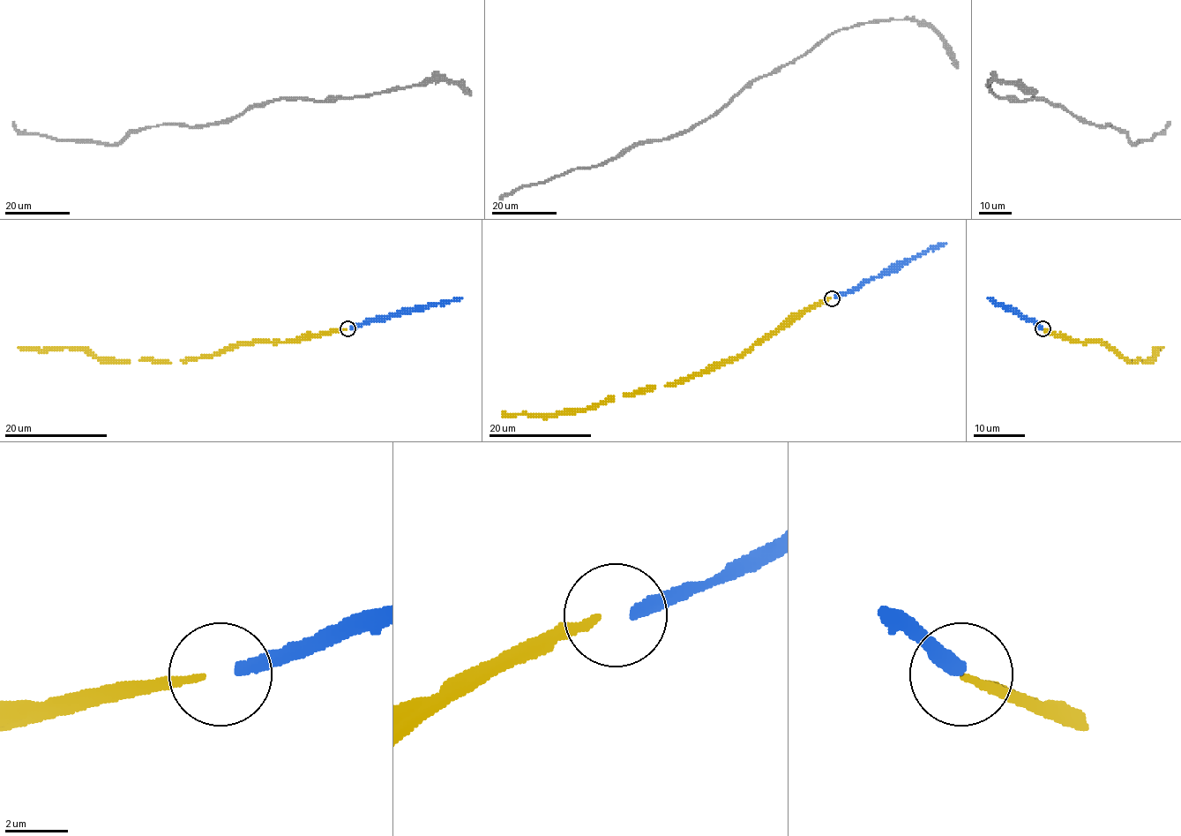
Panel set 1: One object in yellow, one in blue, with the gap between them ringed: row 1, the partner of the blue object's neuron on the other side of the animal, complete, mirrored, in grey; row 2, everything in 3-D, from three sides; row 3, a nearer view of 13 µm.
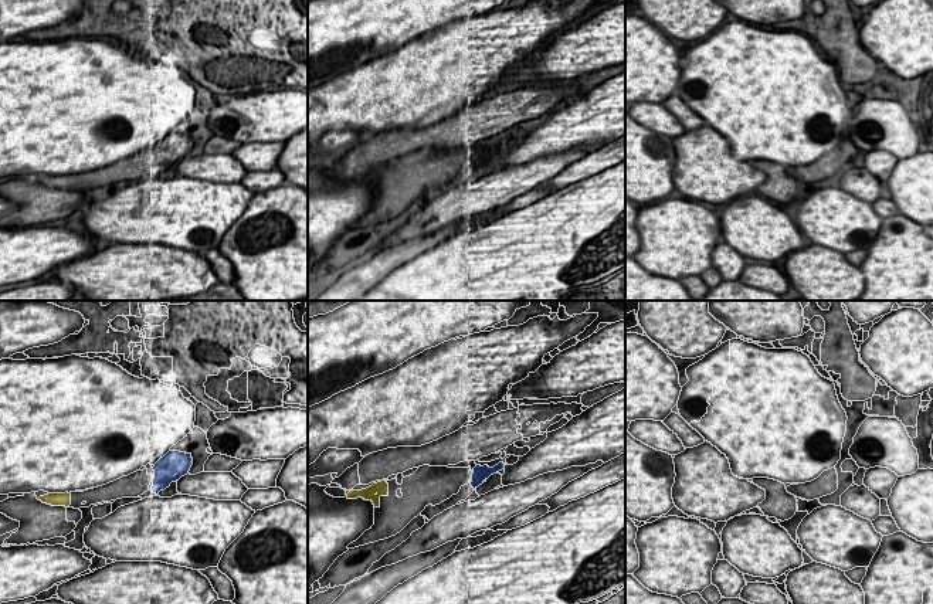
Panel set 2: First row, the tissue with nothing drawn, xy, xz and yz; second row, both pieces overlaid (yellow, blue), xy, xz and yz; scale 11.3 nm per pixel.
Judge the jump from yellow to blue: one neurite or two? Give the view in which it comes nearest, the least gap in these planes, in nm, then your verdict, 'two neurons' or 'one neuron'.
xy | 900 nm | one neuron

